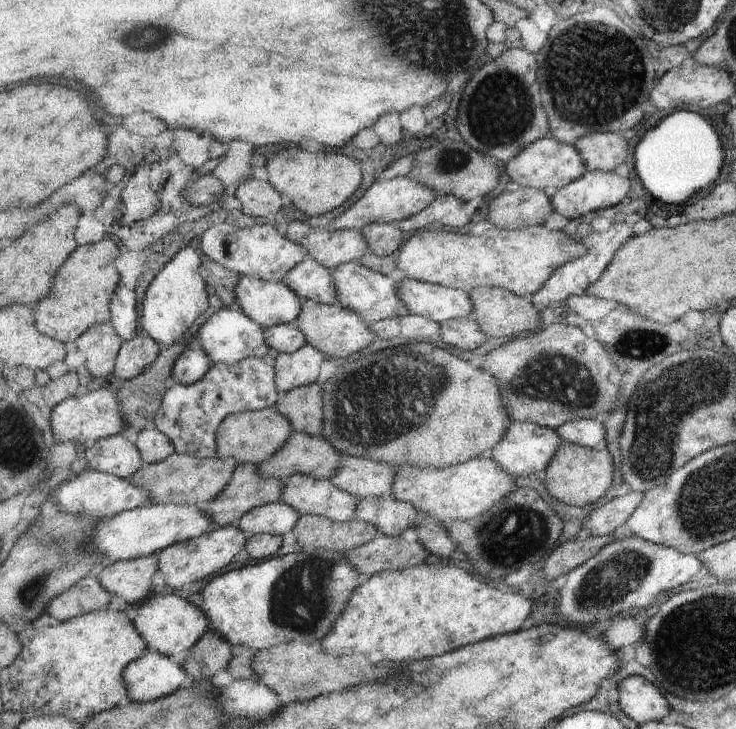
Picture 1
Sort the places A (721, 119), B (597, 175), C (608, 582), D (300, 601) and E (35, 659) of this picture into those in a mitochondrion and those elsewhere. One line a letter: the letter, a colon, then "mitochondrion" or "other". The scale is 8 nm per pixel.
A: other
B: other
C: mitochondrion
D: mitochondrion
E: other

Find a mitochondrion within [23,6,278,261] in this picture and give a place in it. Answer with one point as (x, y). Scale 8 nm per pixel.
(160, 35)

